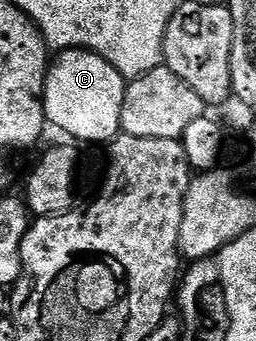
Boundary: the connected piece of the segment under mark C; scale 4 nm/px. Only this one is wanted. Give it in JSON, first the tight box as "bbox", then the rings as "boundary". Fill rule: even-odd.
{"bbox":[43,48,127,144],"boundary":[[[67,48],[52,57],[45,74],[43,105],[45,118],[74,141],[86,140],[89,144],[112,141],[121,132],[121,110],[127,81],[113,66],[94,52],[81,48]]]}

